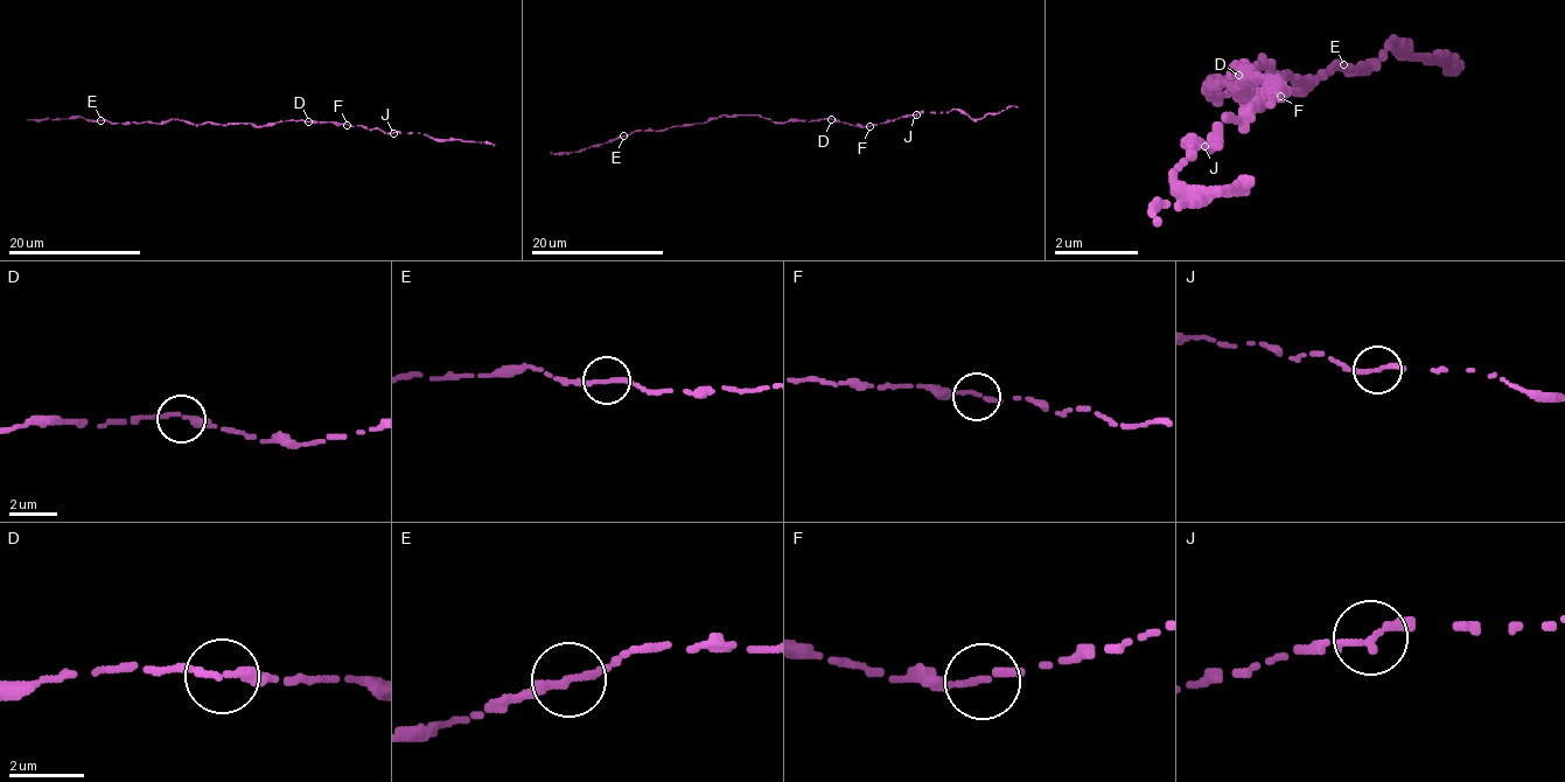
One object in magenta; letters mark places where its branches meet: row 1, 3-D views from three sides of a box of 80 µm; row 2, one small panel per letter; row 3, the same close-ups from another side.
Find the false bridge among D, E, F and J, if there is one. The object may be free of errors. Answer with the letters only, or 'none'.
none

